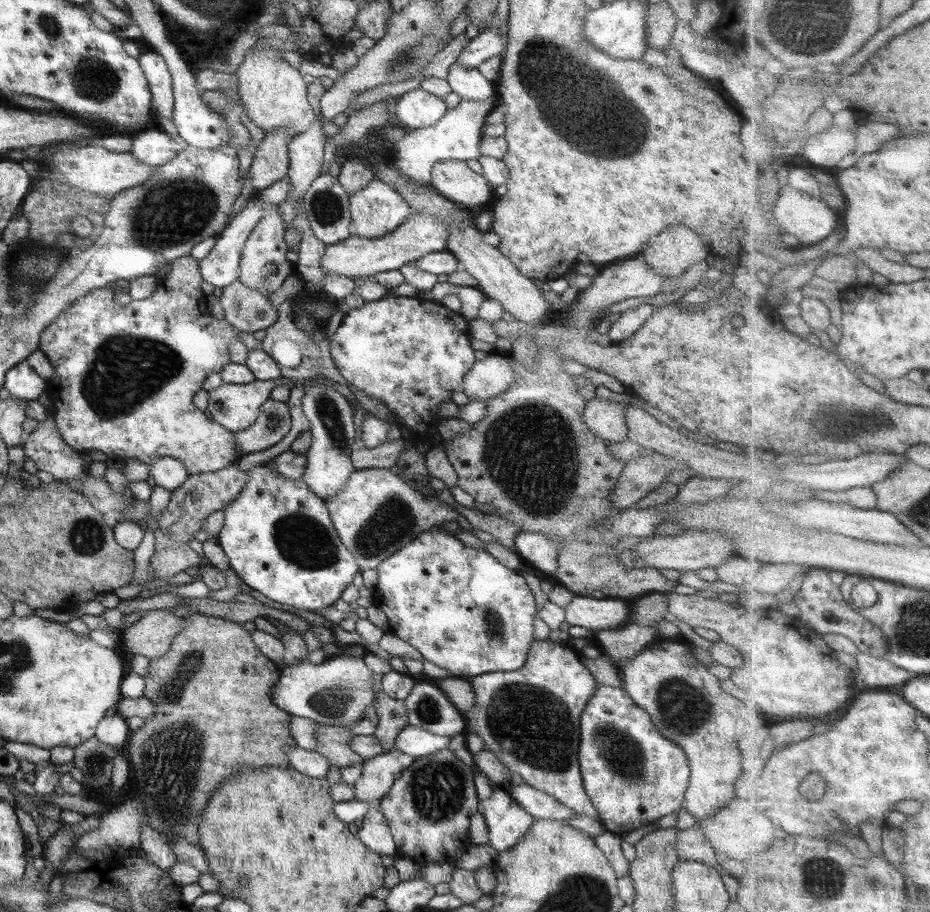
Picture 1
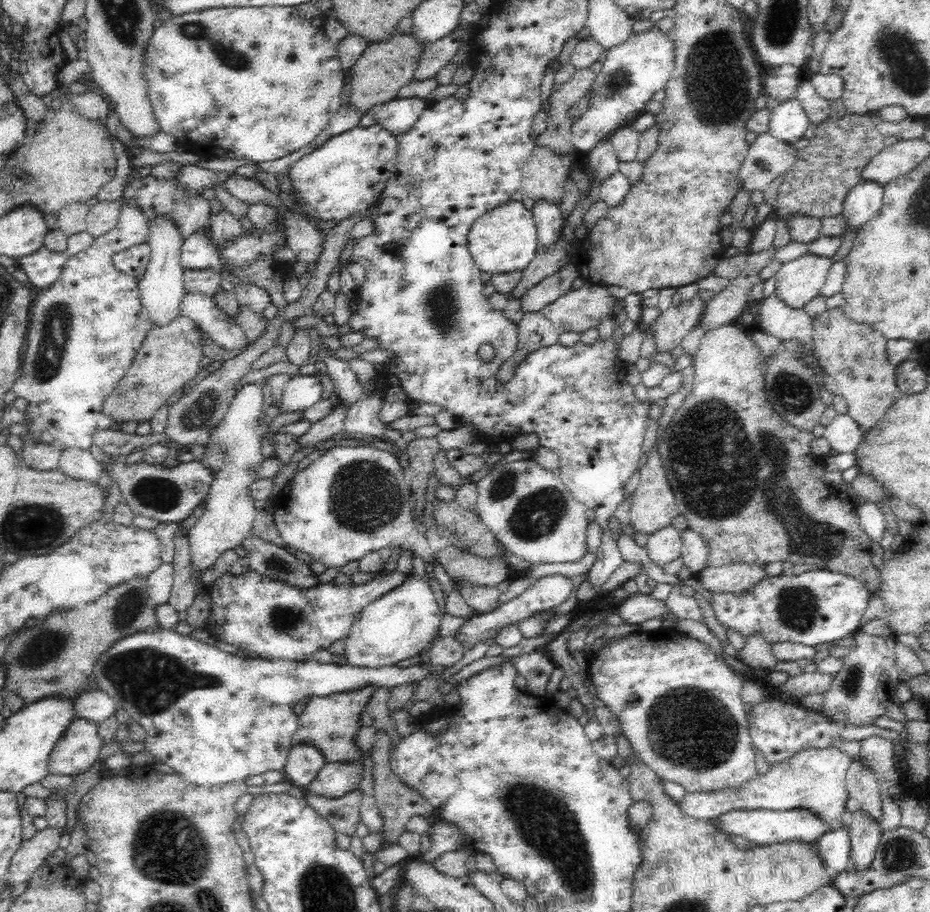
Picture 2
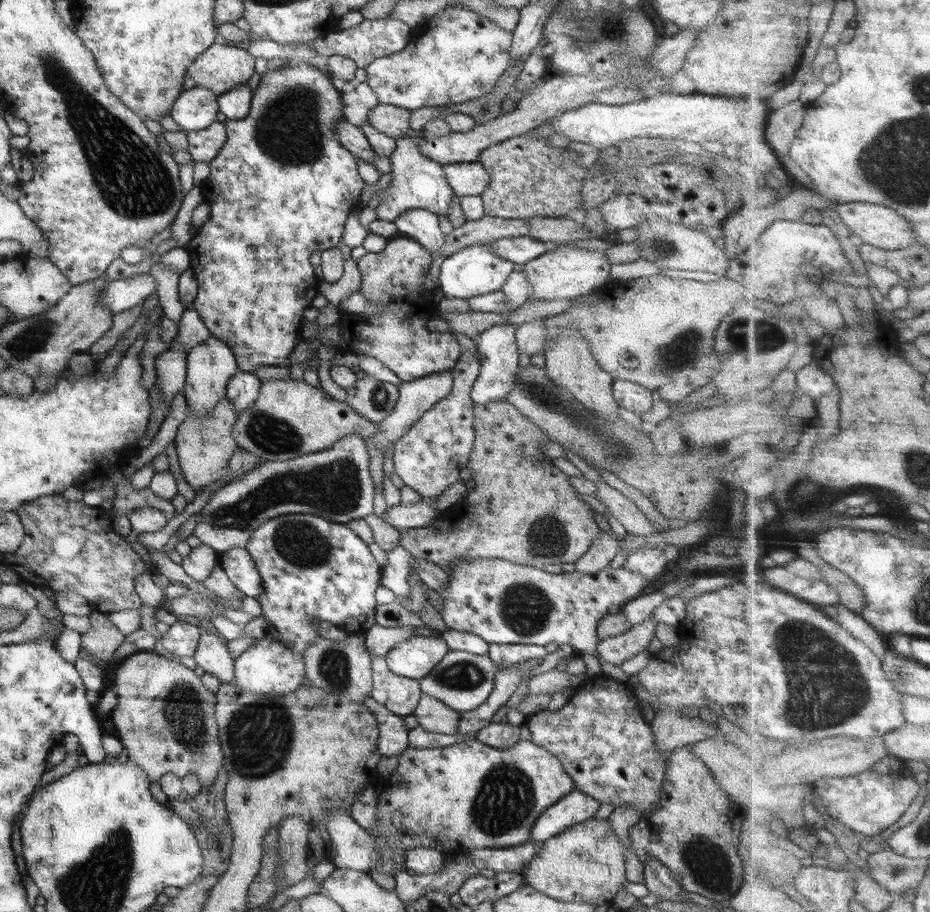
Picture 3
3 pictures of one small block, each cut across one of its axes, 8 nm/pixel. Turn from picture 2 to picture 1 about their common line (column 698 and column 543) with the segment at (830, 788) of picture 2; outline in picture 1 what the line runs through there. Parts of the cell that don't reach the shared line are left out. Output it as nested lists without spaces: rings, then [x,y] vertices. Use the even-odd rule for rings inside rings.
[[[510,783],[504,788],[507,793],[536,820],[556,820],[566,822],[576,815],[571,808],[552,798],[545,792],[536,790],[529,784]]]

